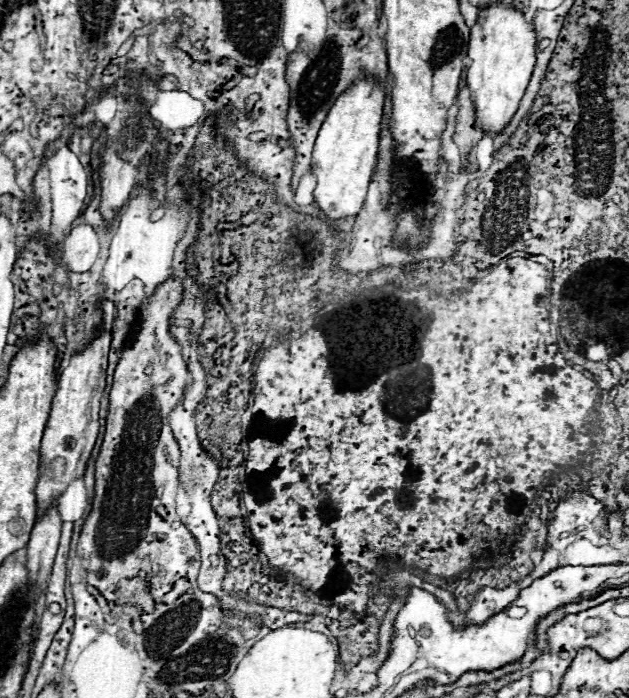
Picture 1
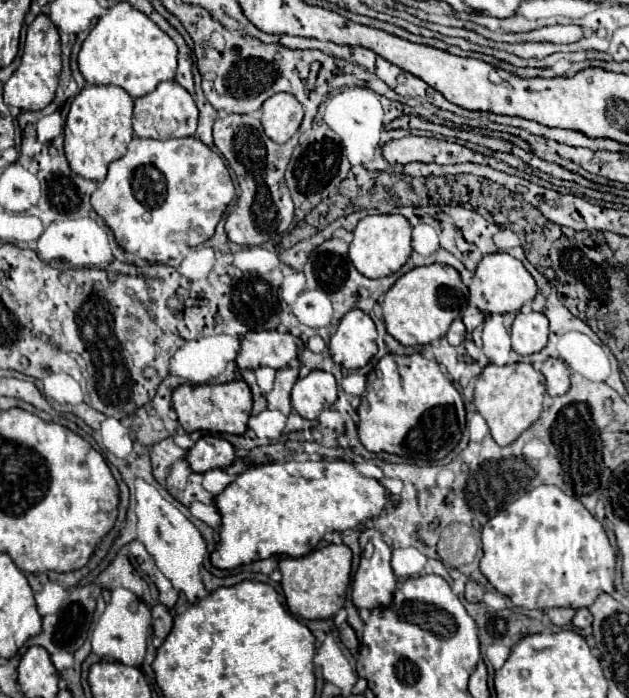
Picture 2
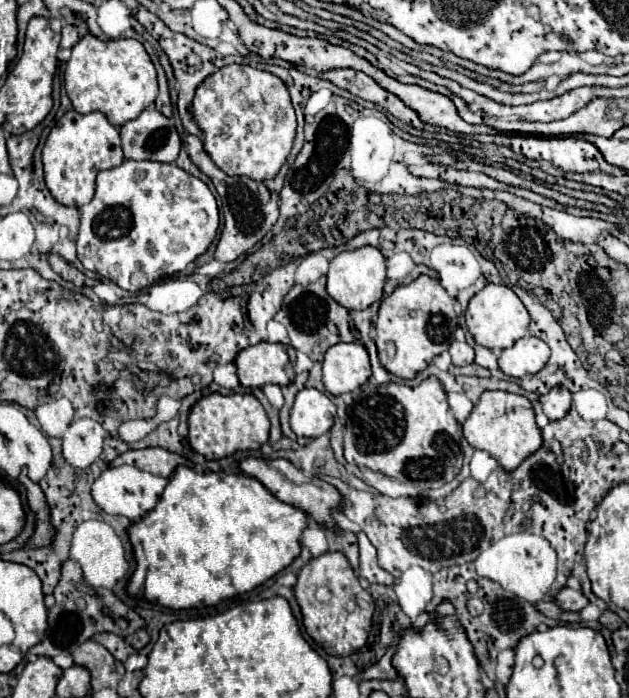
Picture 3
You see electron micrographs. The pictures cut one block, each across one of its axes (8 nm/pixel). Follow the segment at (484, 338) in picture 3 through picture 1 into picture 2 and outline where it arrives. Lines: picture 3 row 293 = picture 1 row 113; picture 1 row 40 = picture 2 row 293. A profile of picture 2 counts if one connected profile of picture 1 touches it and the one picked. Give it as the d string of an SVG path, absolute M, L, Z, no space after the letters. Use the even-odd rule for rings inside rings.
M496 252L496 254L484 256L474 272L474 278L472 278L468 290L470 290L470 304L476 306L484 314L518 312L526 302L534 300L534 296L538 292L536 282L530 276L530 272L524 268L524 264L506 252Z

